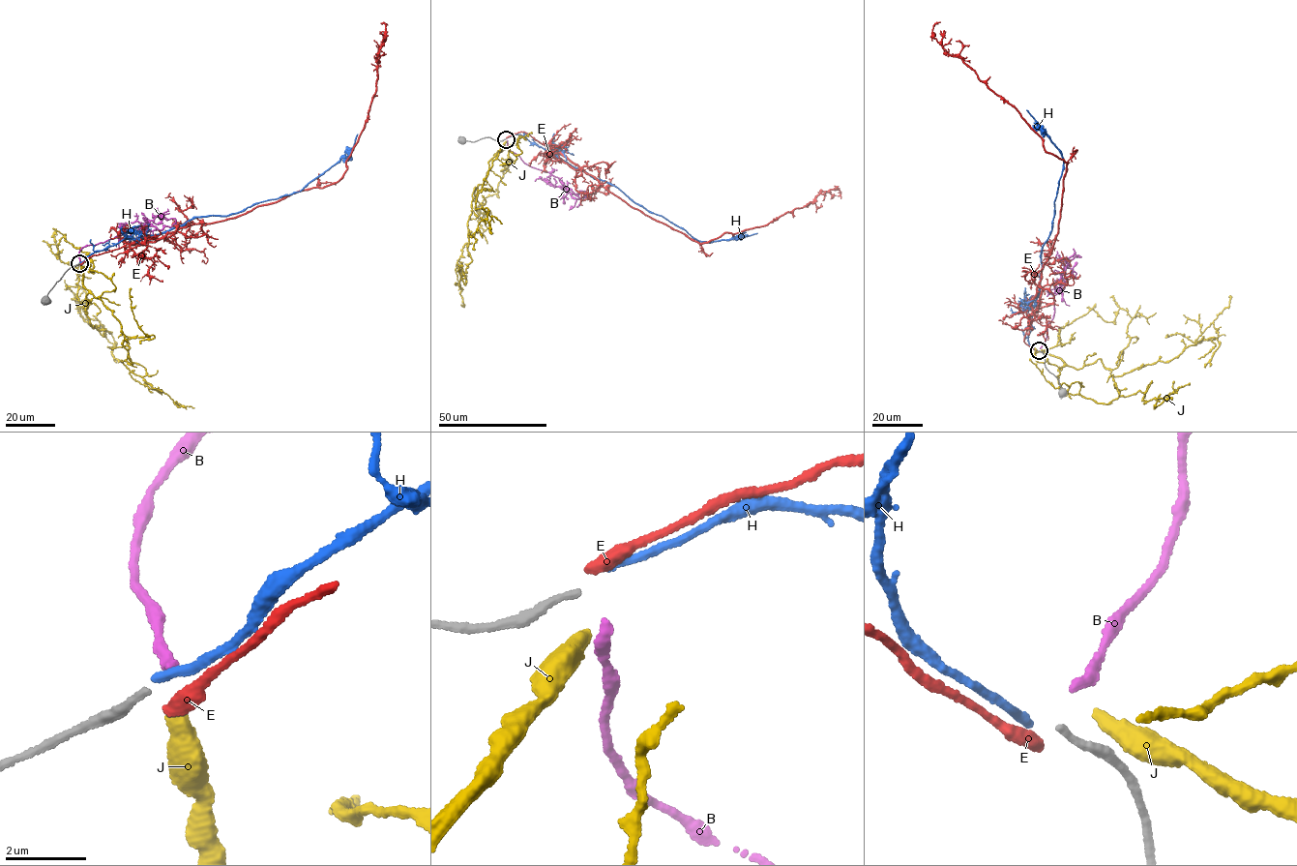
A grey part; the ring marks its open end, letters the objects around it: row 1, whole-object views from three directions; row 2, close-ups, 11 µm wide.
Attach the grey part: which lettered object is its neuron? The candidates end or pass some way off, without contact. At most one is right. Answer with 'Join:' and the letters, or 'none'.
Join: B

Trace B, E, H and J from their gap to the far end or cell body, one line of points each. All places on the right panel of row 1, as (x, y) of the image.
B: (1040, 348), (1054, 312), (1052, 295), (1055, 284), (1067, 264), (1060, 257), (1072, 255), (1075, 252), (1074, 249)
E: (1038, 351), (1023, 340), (1058, 231), (1067, 164), (944, 50), (932, 31), (940, 21)
H: (1038, 350), (1027, 340), (1039, 290), (1041, 253), (1051, 228), (1053, 202), (1063, 164), (1057, 147), (1026, 110)
J: (1041, 349), (1077, 369), (1101, 359), (1121, 375), (1201, 342), (1229, 297)

